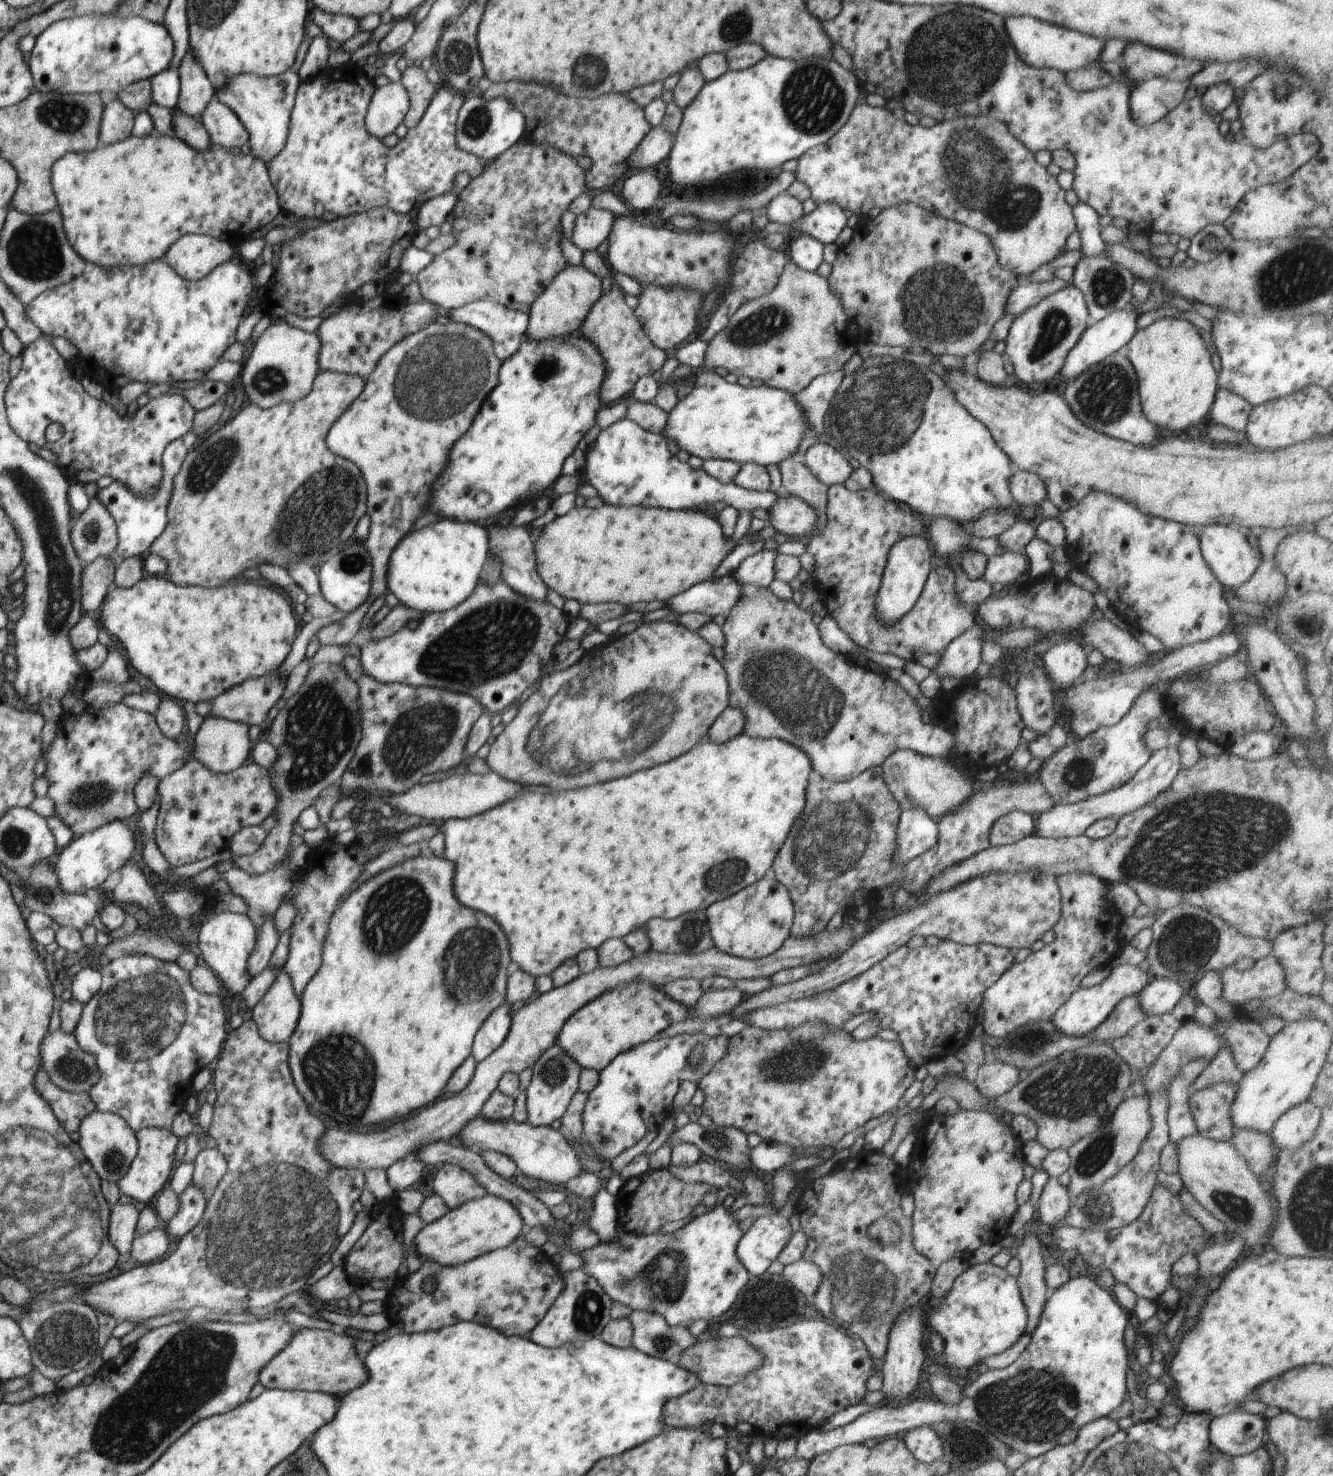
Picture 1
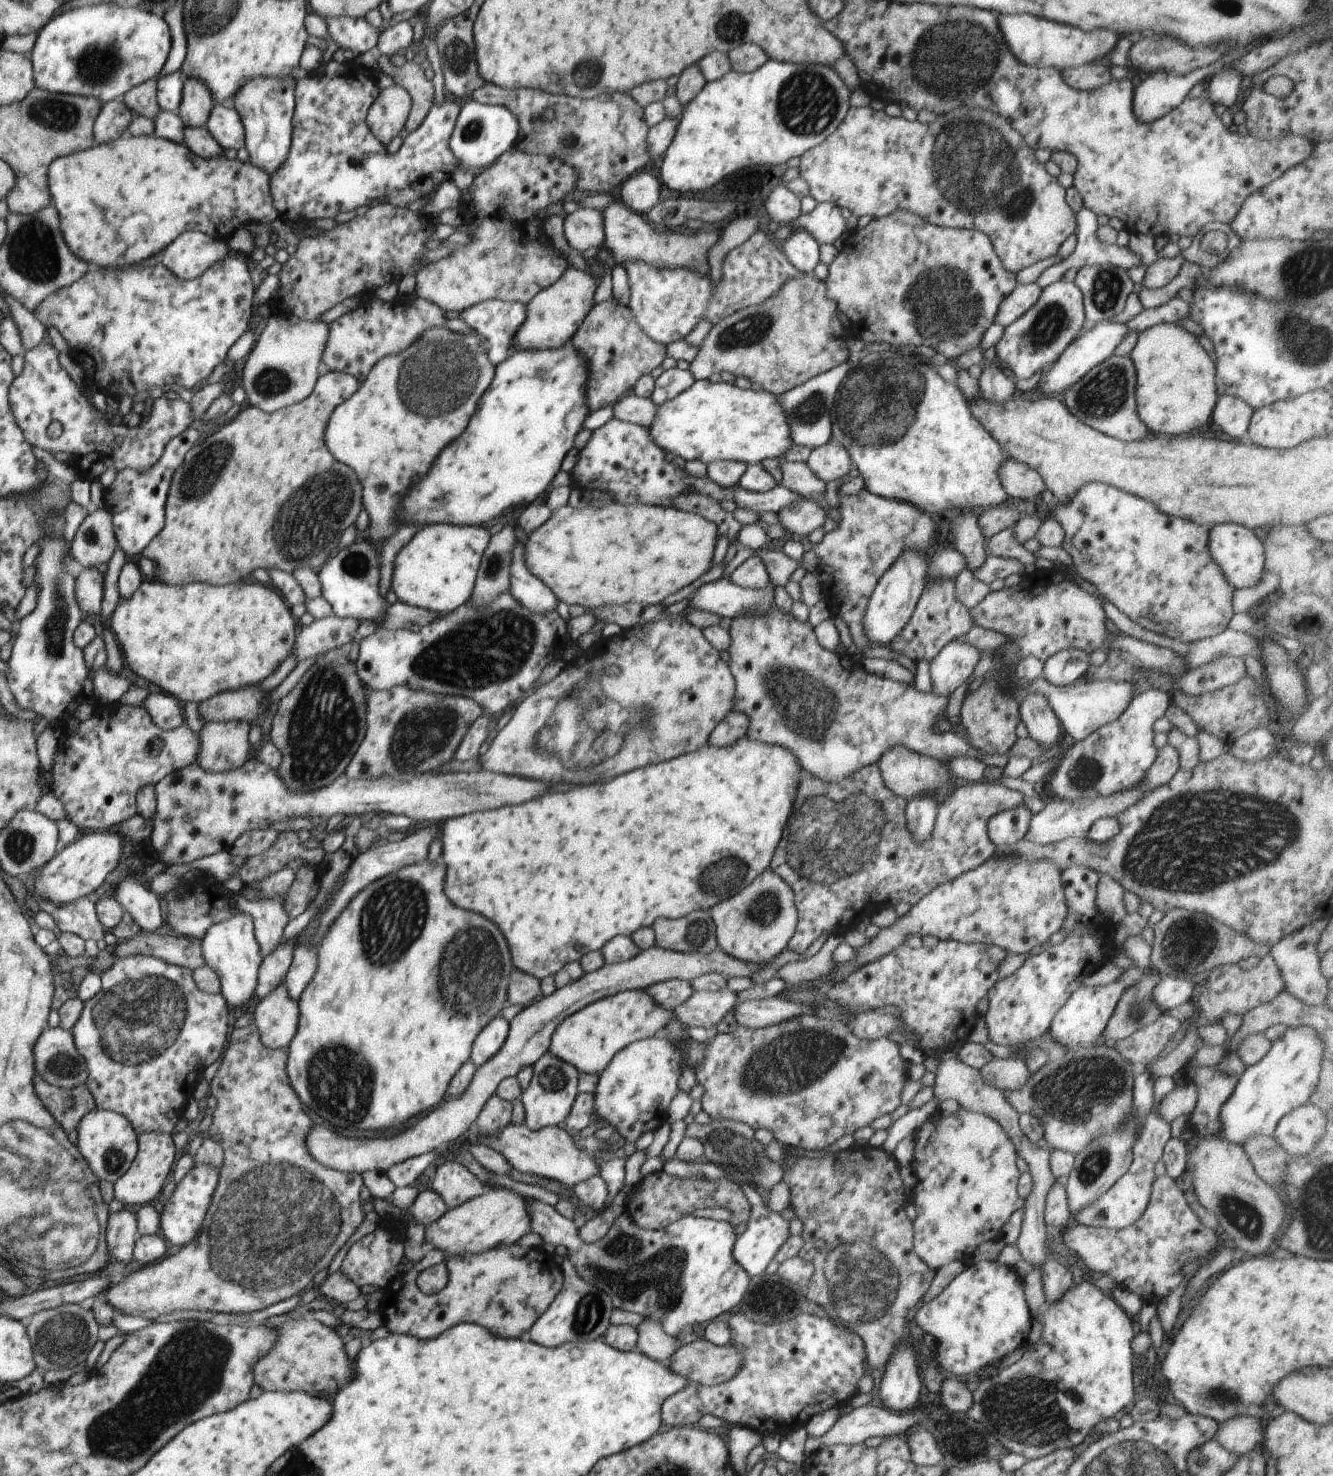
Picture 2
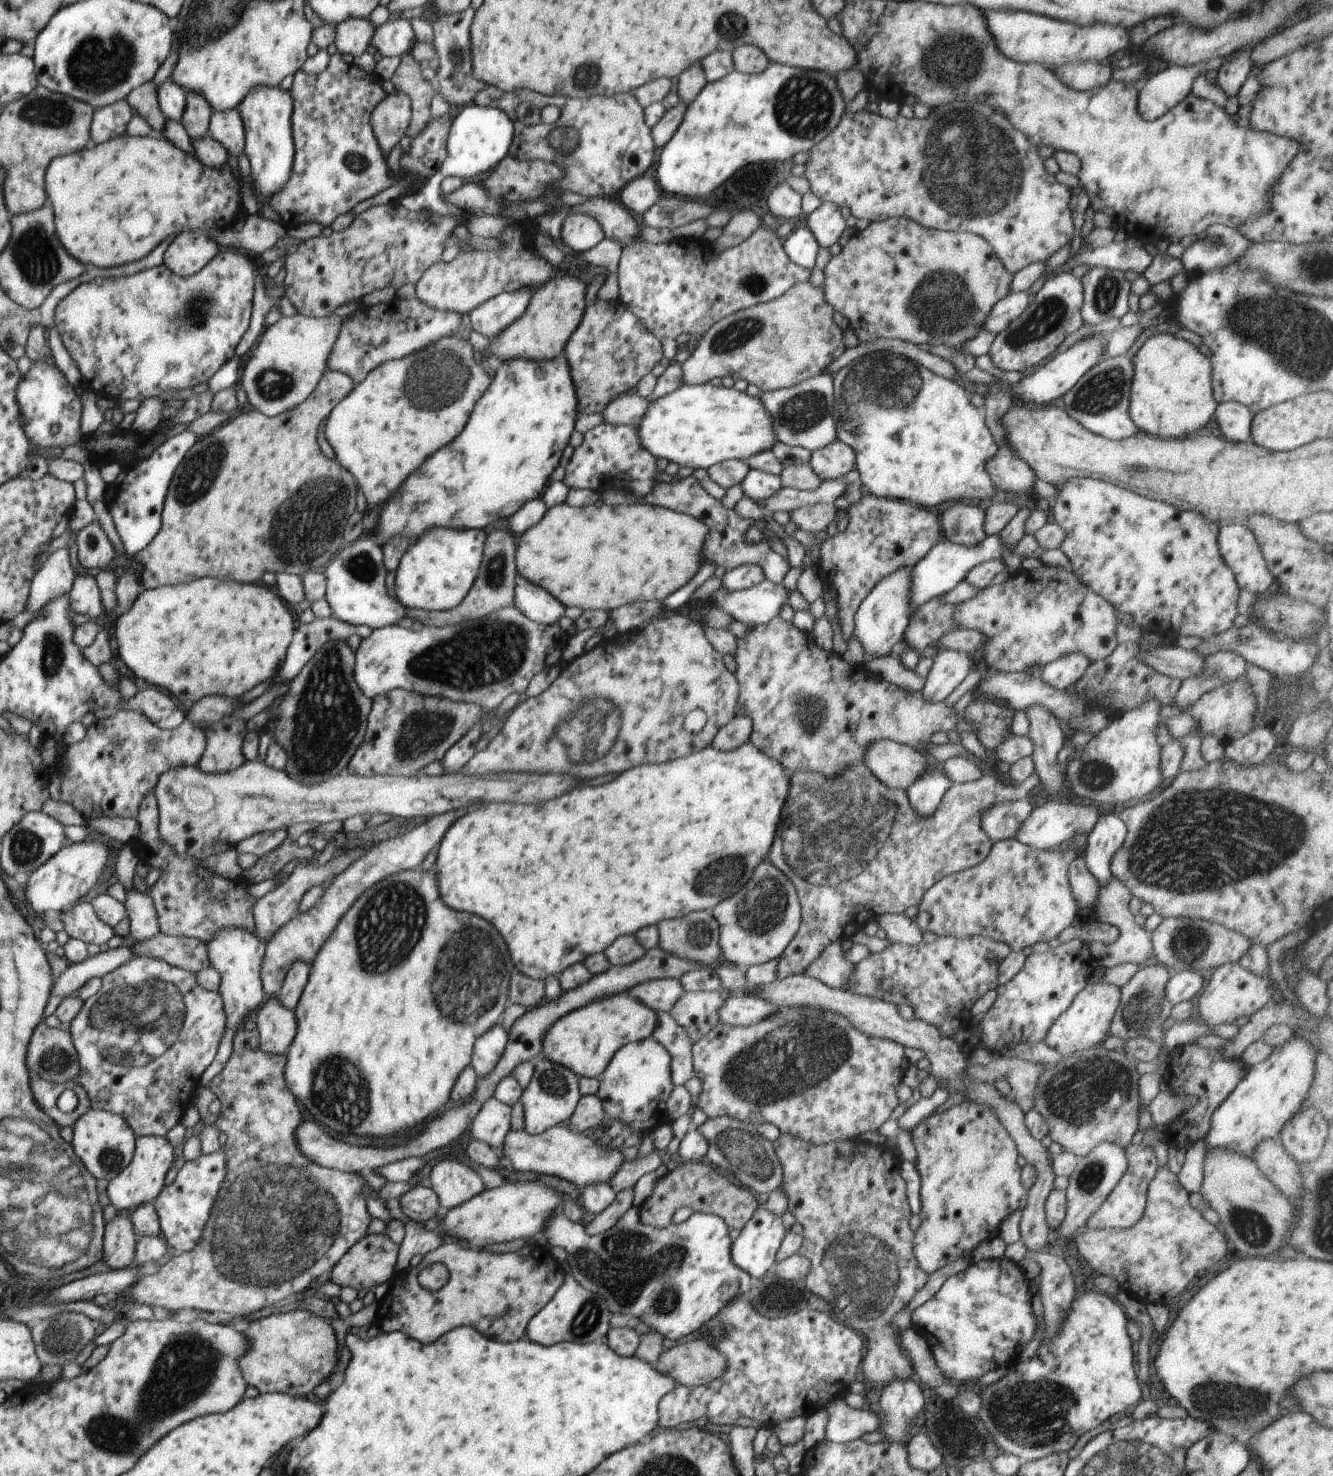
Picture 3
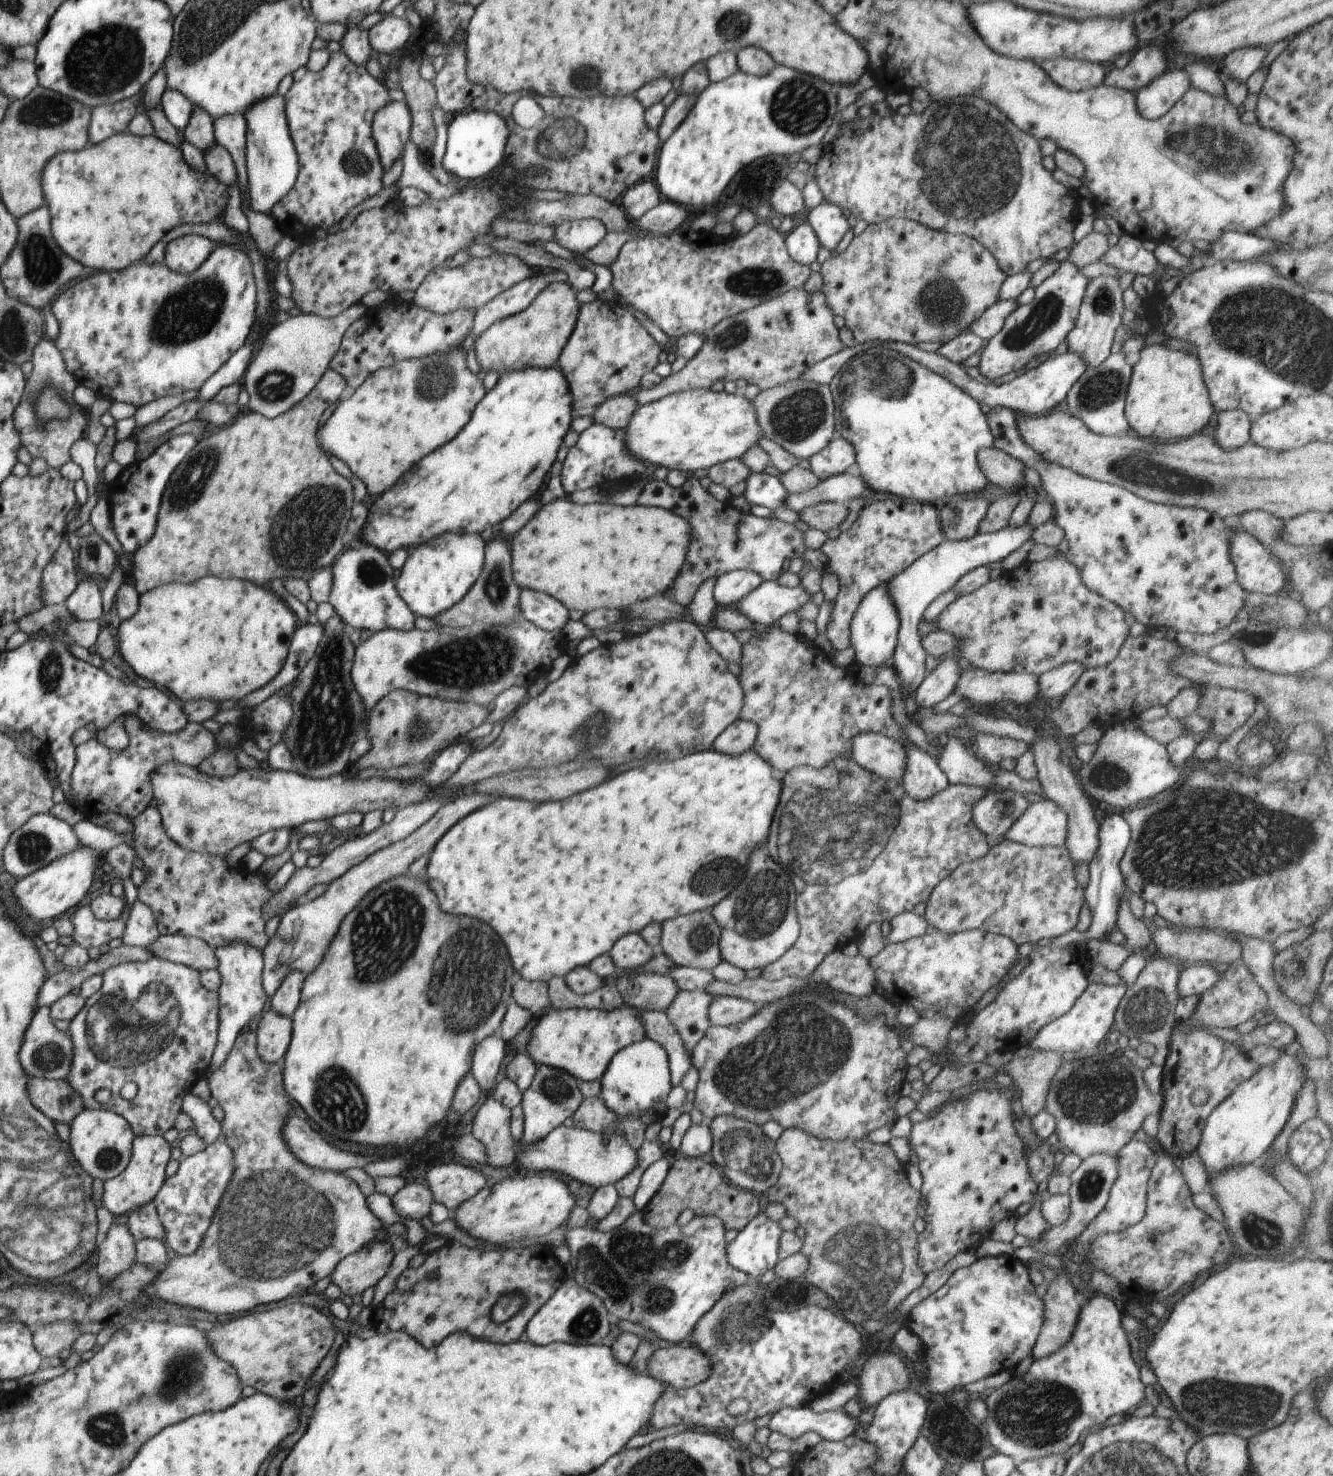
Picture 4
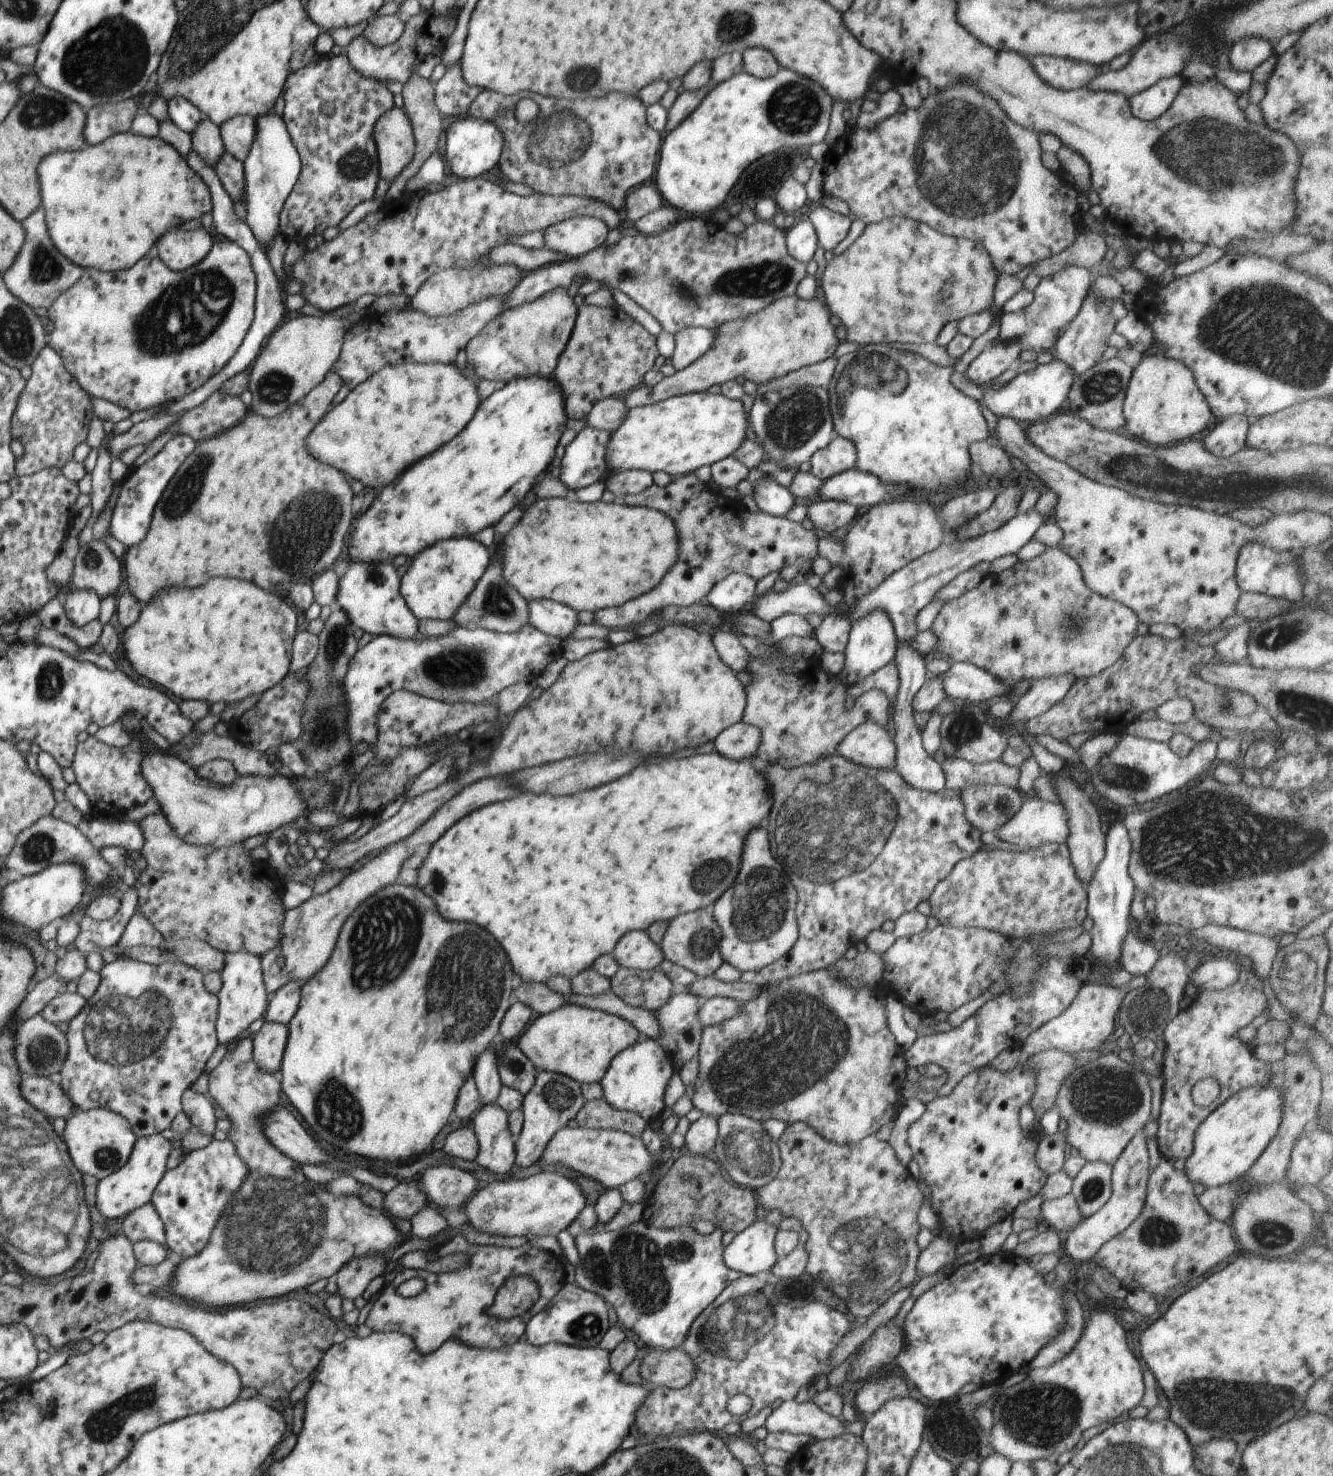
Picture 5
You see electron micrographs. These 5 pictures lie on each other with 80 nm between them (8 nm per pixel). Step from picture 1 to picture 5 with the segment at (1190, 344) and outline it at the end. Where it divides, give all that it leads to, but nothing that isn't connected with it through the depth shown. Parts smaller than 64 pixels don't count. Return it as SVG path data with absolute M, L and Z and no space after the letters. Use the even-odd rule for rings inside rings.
M1148 354L1133 369L1123 402L1123 415L1126 434L1153 445L1166 446L1203 435L1213 412L1191 368L1166 355Z

